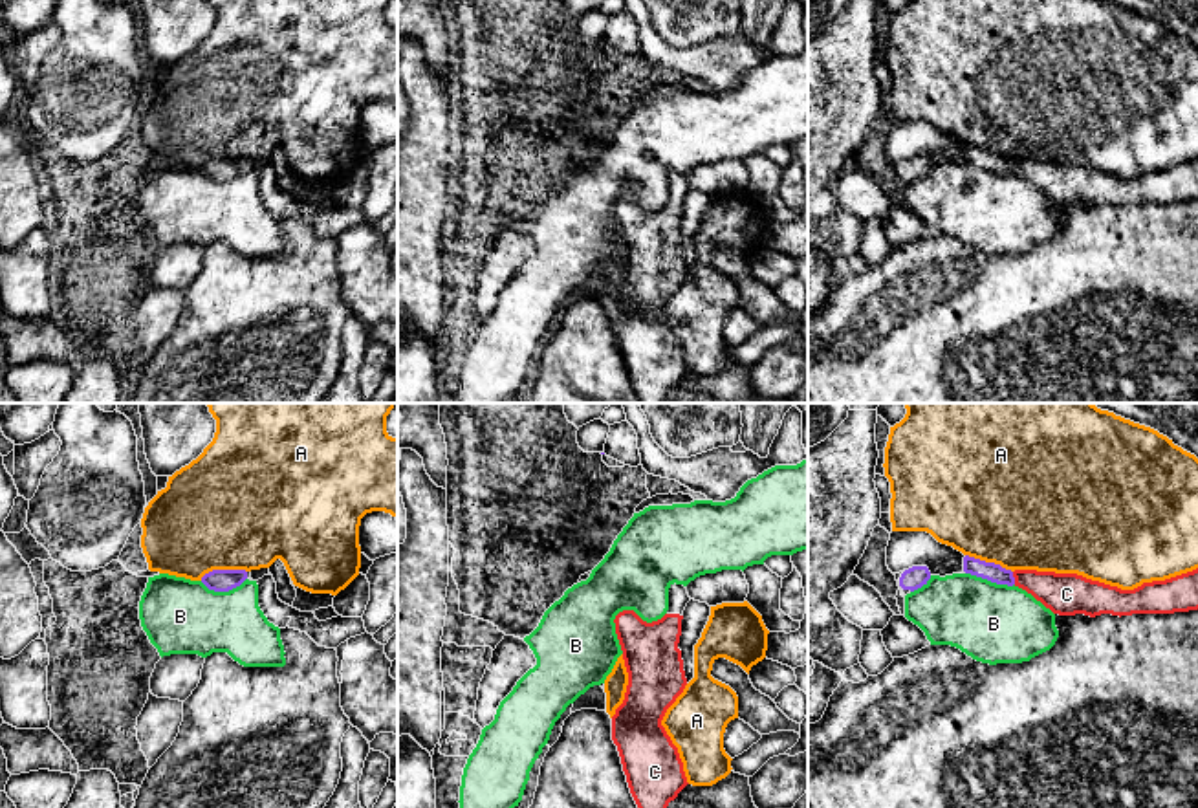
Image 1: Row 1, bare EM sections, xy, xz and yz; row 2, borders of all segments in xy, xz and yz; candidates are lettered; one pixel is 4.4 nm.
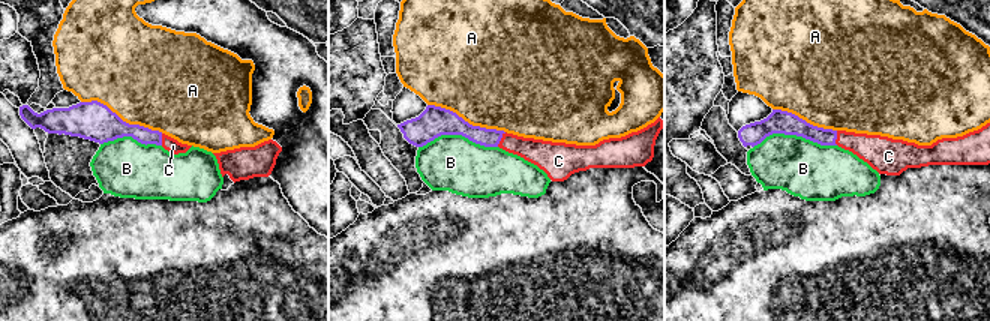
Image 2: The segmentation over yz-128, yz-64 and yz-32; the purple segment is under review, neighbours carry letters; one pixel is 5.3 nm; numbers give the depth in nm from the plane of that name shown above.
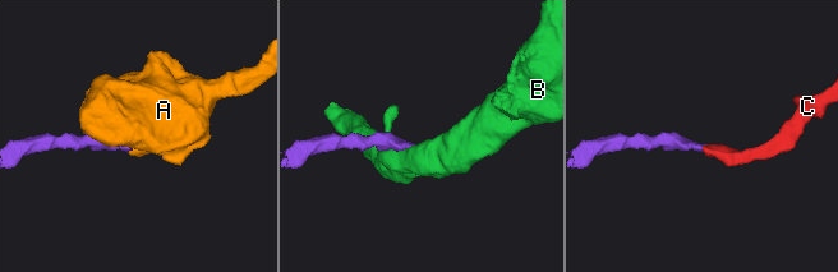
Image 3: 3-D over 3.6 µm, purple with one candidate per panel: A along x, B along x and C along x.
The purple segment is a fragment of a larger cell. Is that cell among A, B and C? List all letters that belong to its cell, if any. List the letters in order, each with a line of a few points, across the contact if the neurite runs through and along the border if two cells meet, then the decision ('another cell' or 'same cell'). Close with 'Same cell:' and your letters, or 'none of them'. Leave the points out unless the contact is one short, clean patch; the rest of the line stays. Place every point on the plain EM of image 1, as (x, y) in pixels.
A: another cell
B: line yz (966, 162), (1013, 174); another cell
C: line yz (993, 162), (1013, 167), (1030, 169), (1067, 184); same cell
Same cell: C

